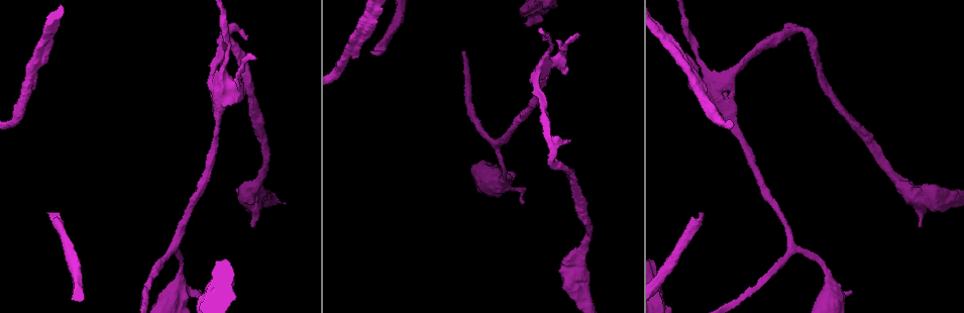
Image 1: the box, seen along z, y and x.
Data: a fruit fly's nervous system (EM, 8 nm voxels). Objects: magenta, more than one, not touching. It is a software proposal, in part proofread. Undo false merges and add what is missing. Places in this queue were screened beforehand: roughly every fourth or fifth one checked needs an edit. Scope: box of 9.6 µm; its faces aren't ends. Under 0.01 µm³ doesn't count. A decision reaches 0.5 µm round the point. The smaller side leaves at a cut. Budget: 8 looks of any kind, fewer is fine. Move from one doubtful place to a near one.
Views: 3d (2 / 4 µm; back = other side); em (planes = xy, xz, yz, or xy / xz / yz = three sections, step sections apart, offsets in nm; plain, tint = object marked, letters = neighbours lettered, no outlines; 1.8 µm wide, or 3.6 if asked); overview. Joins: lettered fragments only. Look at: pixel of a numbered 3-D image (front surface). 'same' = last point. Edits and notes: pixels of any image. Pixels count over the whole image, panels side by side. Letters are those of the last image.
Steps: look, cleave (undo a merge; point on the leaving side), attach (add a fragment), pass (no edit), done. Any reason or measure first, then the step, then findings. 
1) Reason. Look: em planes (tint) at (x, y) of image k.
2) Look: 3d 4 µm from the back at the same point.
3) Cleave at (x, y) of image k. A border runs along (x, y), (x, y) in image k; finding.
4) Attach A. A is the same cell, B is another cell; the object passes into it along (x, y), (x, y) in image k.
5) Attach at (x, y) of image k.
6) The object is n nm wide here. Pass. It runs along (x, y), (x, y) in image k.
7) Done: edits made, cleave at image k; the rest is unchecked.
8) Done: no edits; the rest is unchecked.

Tapers out. Look: em yz step 4 (tint) at (849, 294) of image 1.

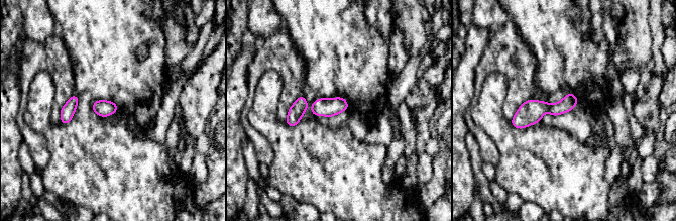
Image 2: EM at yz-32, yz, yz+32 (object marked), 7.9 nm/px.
Another direction. Look: em planes (letters) at the same point.

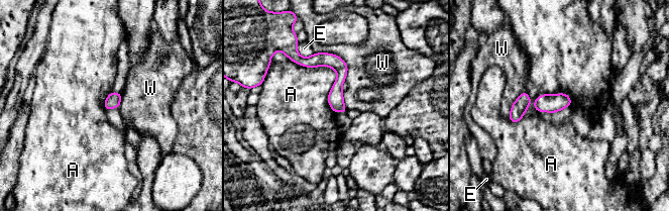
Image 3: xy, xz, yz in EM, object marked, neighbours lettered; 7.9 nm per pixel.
Pass. A, E and W are other cells; it runs along (298, 60), (340, 70), (343, 109) in image 3; no lettered fragment goes on from it.

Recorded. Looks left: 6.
Arms part here. Look: em planes (tint) at (717, 95) of image 1.

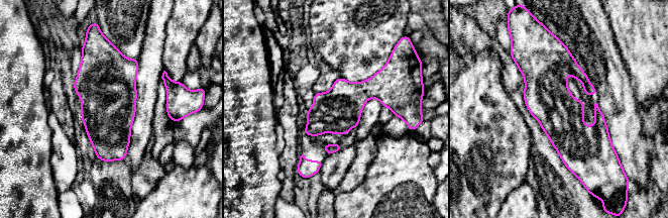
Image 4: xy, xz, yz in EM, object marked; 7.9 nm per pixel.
See the neighbours. Look: em planes (letters) at the same point.

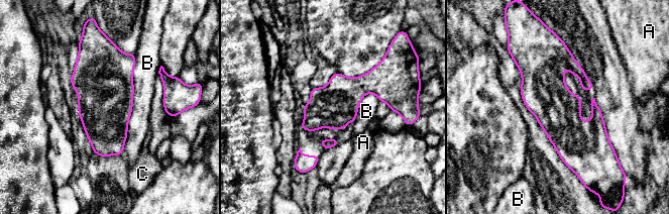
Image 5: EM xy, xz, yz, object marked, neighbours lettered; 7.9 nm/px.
The object is 360 nm wide here. Pass. A, B and C are other cells; one cell here.

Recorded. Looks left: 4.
Branch stops here. Look: 3d 2 µm at (788, 39) of image 1.

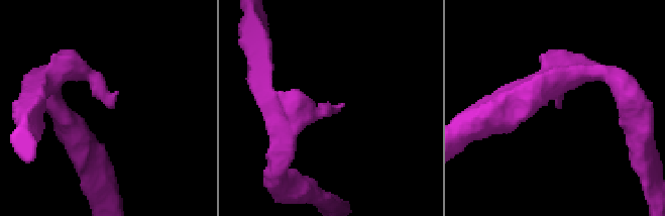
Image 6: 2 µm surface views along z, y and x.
Now the EM. Look: em 3.6 µm xz step 16 (tint) at (112, 107) of image 6.

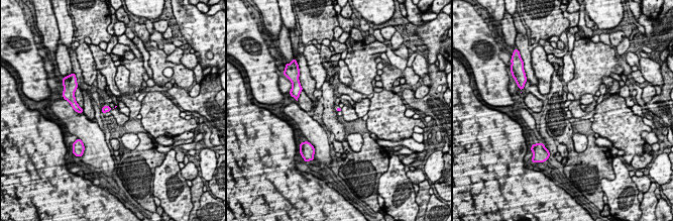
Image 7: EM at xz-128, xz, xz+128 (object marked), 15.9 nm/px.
Cut it another way. Look: em 3.6 µm planes (letters) at the same point.

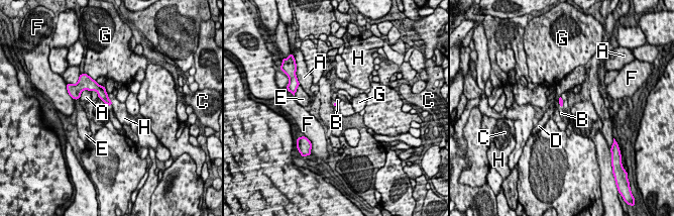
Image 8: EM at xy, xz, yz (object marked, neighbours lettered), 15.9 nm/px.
Attach H. H is the same cell, A, B, C, D, E, F and G are other cells; the object passes into it along (102, 94), (110, 100), (120, 110) in image 8; it goes on there.

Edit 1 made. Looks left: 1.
Done: edits made, attach at image 8; the rest is unchecked.

